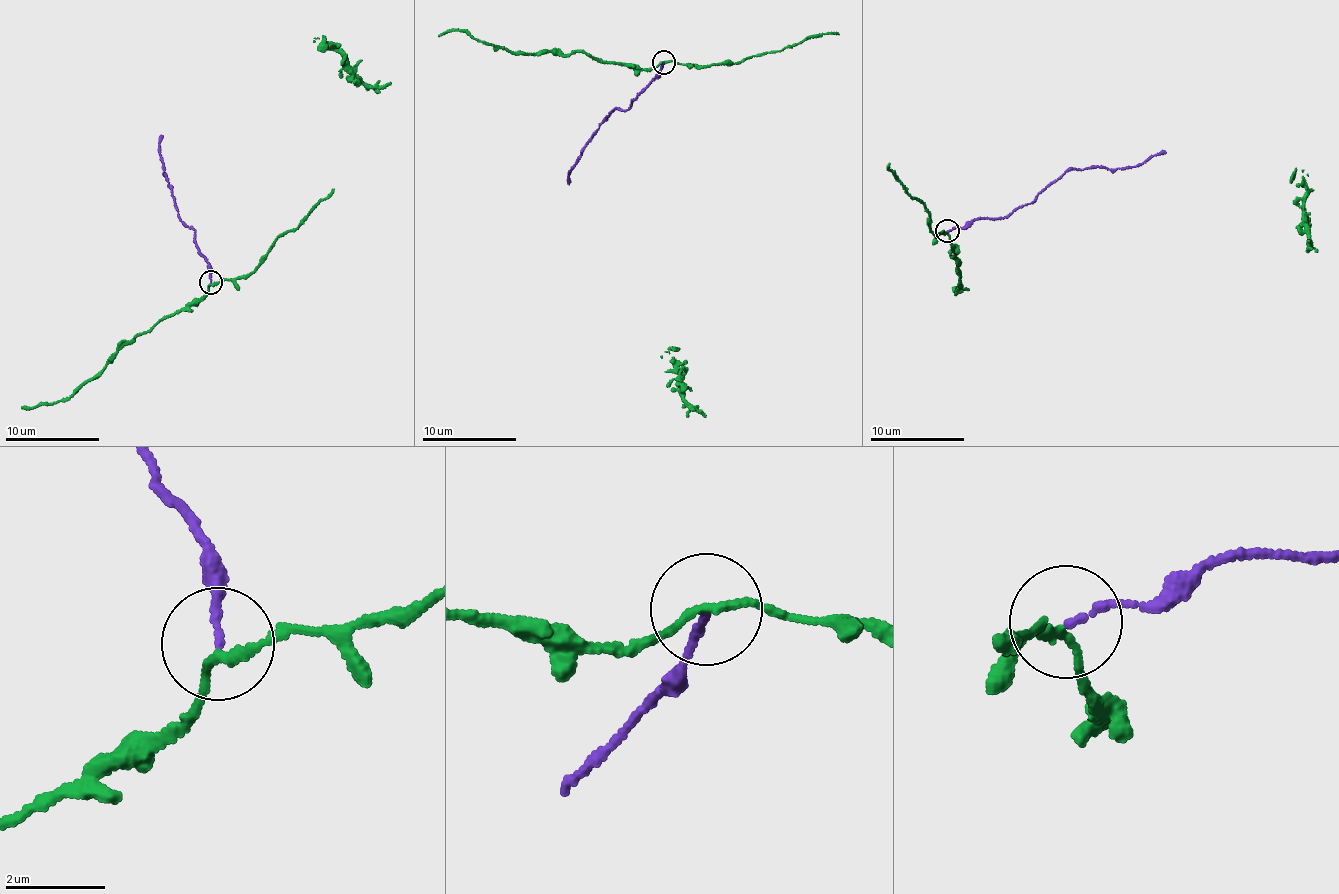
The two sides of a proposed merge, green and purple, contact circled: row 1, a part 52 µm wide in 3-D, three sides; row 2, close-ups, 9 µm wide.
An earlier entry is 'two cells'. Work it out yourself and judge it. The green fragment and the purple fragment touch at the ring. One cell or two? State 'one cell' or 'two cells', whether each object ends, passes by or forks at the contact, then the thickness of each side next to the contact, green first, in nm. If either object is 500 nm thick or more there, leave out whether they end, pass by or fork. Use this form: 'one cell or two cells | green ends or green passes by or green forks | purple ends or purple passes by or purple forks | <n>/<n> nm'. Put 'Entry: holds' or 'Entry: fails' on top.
Entry: holds
two cells | green passes by | purple ends | 140/140 nm

